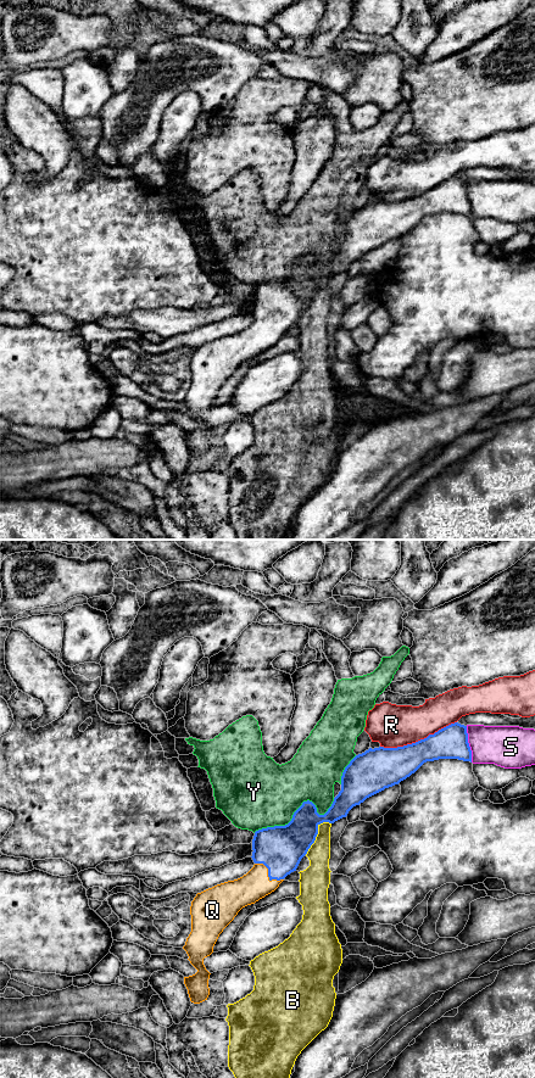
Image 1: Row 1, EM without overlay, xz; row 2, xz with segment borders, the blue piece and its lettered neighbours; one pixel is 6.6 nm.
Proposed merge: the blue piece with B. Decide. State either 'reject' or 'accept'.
reject

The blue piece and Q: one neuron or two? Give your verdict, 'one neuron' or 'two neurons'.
one neuron

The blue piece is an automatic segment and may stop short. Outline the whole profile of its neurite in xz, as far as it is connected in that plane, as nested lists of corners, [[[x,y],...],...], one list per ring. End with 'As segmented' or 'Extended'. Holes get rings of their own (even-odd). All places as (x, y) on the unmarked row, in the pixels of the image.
[[[455,177],[424,194],[403,201],[369,202],[364,207],[356,210],[345,222],[341,230],[341,245],[324,269],[319,269],[316,259],[307,255],[294,267],[288,279],[256,285],[252,294],[253,306],[251,311],[255,317],[253,322],[238,334],[228,335],[197,347],[191,356],[191,386],[183,401],[189,410],[188,414],[197,424],[195,429],[184,431],[190,456],[200,458],[207,454],[210,449],[208,434],[211,428],[206,424],[204,413],[213,407],[213,401],[219,389],[243,362],[255,358],[274,346],[288,329],[296,325],[301,313],[314,297],[321,278],[334,278],[346,272],[353,261],[360,259],[367,252],[399,239],[414,228],[424,217],[439,213],[458,213],[472,217],[467,180]]]. Extended

